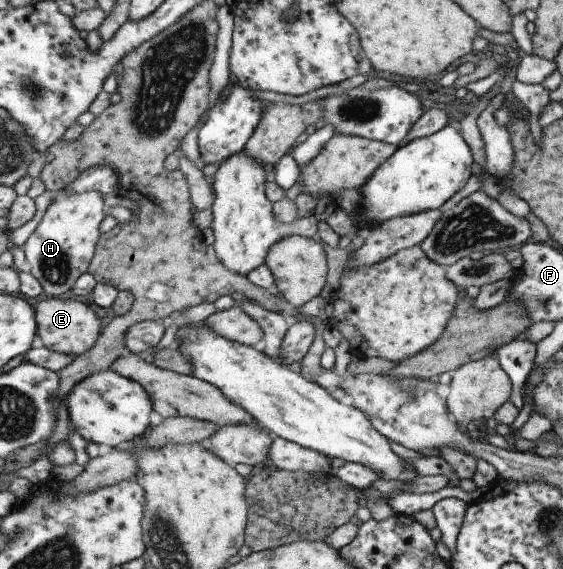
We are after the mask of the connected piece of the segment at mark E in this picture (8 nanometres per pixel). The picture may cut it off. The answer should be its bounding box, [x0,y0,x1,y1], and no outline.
[34,297,102,355]

